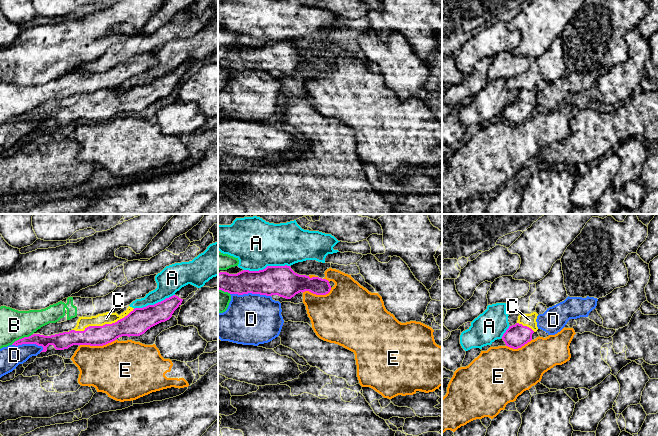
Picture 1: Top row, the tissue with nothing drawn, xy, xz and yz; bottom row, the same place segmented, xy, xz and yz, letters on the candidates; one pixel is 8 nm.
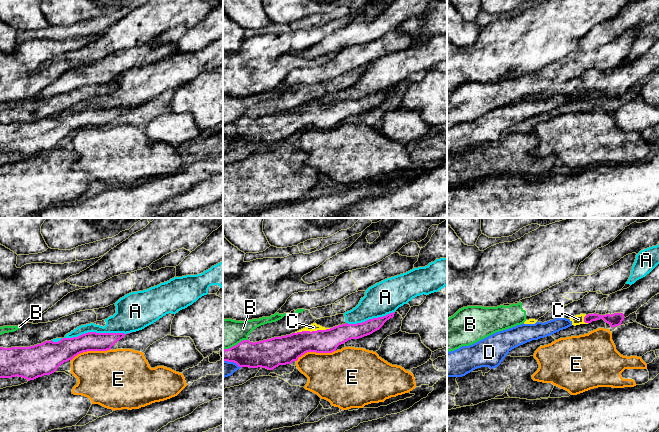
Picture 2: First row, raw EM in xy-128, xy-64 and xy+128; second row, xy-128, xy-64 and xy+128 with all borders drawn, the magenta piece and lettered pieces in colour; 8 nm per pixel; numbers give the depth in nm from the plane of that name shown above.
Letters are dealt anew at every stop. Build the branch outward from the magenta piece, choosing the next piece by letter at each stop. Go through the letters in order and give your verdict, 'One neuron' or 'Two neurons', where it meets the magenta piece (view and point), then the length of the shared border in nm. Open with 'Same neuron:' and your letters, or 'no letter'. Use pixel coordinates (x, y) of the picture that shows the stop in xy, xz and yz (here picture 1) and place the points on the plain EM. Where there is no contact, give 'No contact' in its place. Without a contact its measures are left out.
Same neuron: C
A: Two neurons. Touches magenta at xz (267, 42). Shared border 380 nm
B: Two neurons. Touches magenta at xy (22, 114). Shared border 190 nm
C: One neuron. Touches magenta at xy (103, 101). Shared border 550 nm
D: Two neurons. Touches magenta at xz (250, 68). Shared border 320 nm
E: Two neurons. Touches magenta at xy (97, 121). Shared border 300 nm

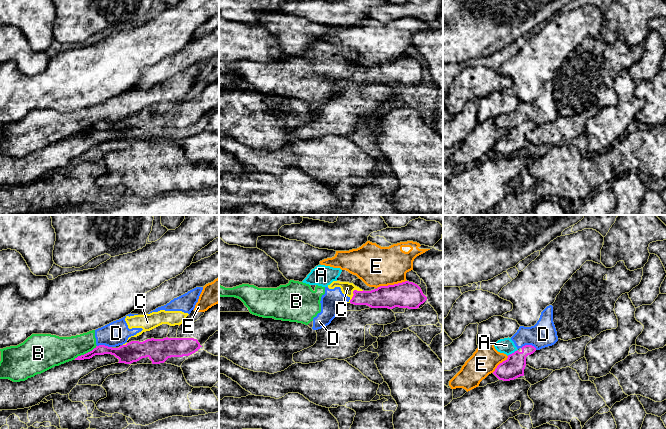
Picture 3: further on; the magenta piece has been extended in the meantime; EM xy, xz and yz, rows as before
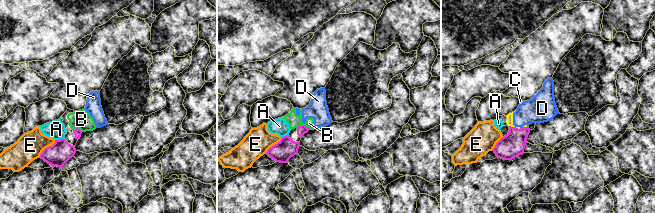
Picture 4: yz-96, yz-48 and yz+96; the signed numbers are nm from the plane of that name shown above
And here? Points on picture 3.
Same neuron: no letter
A: Two neurons. Touches magenta at yz (512, 129). Shared border 100 nm
B: Two neurons. Touches magenta at xy (86, 129). Shared border 220 nm
C: Two neurons. Touches magenta at xz (353, 68). Shared border 160 nm
D: Two neurons. Touches magenta at yz (529, 121). Shared border 130 nm
E: Two neurons. Touches magenta at xz (391, 61). Shared border 240 nm

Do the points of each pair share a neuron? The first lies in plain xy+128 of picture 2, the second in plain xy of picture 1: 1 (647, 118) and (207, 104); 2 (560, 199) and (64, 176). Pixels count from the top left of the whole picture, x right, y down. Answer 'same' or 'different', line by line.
1: different
2: different

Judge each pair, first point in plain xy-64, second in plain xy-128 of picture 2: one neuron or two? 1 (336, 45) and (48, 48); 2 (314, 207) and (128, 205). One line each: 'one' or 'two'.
1: two
2: one

